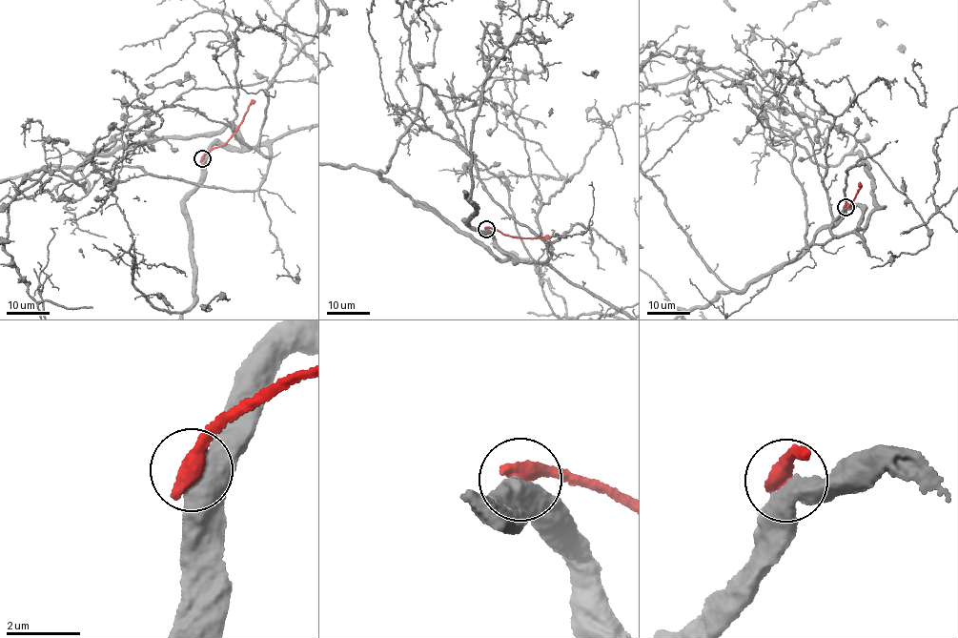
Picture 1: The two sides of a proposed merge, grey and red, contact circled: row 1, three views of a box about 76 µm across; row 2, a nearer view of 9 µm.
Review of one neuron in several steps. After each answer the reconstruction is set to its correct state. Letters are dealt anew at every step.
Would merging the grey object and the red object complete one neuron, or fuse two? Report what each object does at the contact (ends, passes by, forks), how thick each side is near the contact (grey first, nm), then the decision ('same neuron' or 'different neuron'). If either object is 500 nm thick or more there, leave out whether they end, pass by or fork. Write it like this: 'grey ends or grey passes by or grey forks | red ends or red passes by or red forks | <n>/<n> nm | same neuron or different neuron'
550/550 nm | different neuron

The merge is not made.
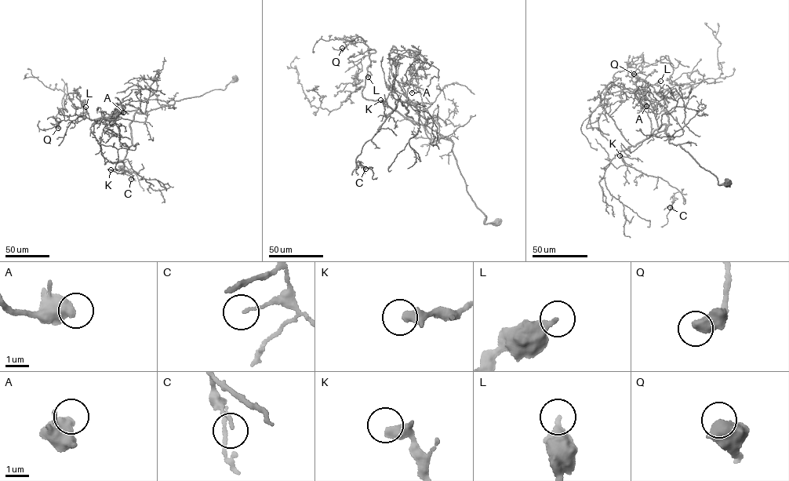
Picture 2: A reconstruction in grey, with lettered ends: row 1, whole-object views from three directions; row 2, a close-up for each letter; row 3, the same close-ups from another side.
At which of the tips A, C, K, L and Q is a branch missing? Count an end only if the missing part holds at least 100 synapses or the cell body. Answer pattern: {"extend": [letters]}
{"extend": []}

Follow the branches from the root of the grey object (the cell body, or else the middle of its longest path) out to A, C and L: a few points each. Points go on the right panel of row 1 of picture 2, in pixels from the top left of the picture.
A: (728, 183), (718, 184), (679, 144), (669, 143), (664, 131), (652, 134), (638, 97), (646, 106)
C: (728, 183), (718, 184), (679, 144), (669, 143), (663, 124), (618, 151), (624, 165), (679, 191), (670, 207)
L: (728, 183), (718, 184), (669, 143), (667, 106), (649, 84), (660, 81)

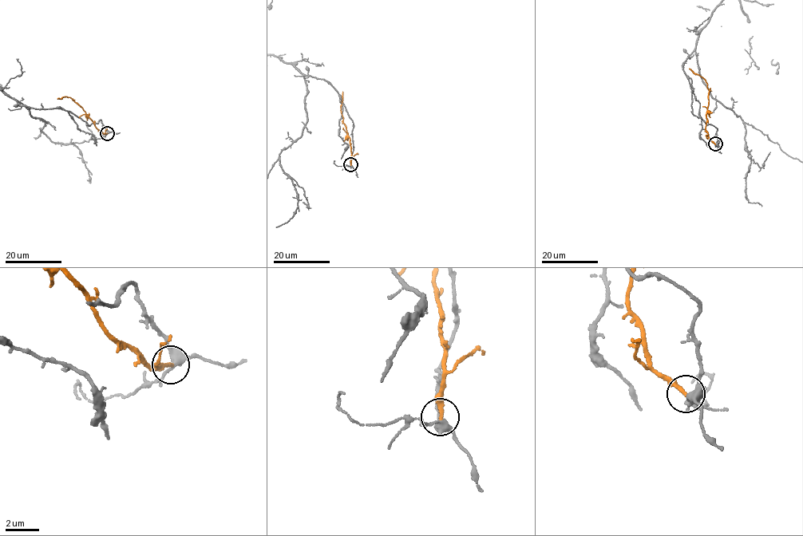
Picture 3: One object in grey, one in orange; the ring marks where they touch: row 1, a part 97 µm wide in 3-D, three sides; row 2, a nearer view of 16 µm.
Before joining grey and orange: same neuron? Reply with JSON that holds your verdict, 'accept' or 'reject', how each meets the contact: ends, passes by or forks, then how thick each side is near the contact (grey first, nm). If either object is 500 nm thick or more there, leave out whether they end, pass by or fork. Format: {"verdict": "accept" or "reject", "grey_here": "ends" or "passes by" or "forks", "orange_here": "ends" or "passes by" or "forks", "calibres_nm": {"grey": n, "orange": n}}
{"verdict": "reject", "grey_here": "forks", "orange_here": "ends", "calibres_nm": {"grey": 340, "orange": 240}}

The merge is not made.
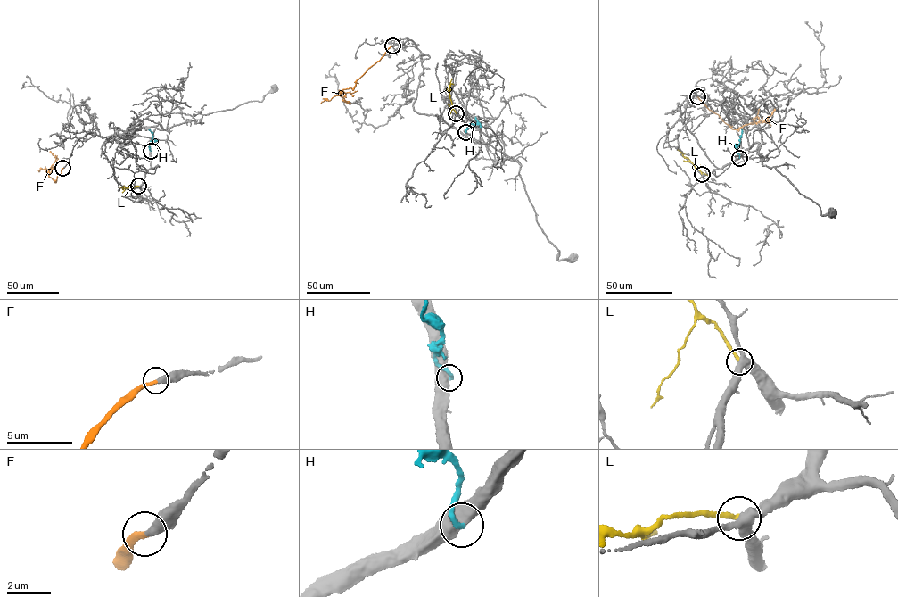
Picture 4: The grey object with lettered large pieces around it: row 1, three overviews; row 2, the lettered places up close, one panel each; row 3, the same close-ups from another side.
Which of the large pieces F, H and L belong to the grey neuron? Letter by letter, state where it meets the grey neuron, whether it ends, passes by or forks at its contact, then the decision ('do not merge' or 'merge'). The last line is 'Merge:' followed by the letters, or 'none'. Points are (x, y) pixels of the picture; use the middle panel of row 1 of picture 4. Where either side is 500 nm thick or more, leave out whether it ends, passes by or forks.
F: meets grey at (392, 45); it ends there; merge
H: meets grey at (465, 132); do not merge
L: meets grey at (456, 113); it ends there; do not merge
Merge: F

